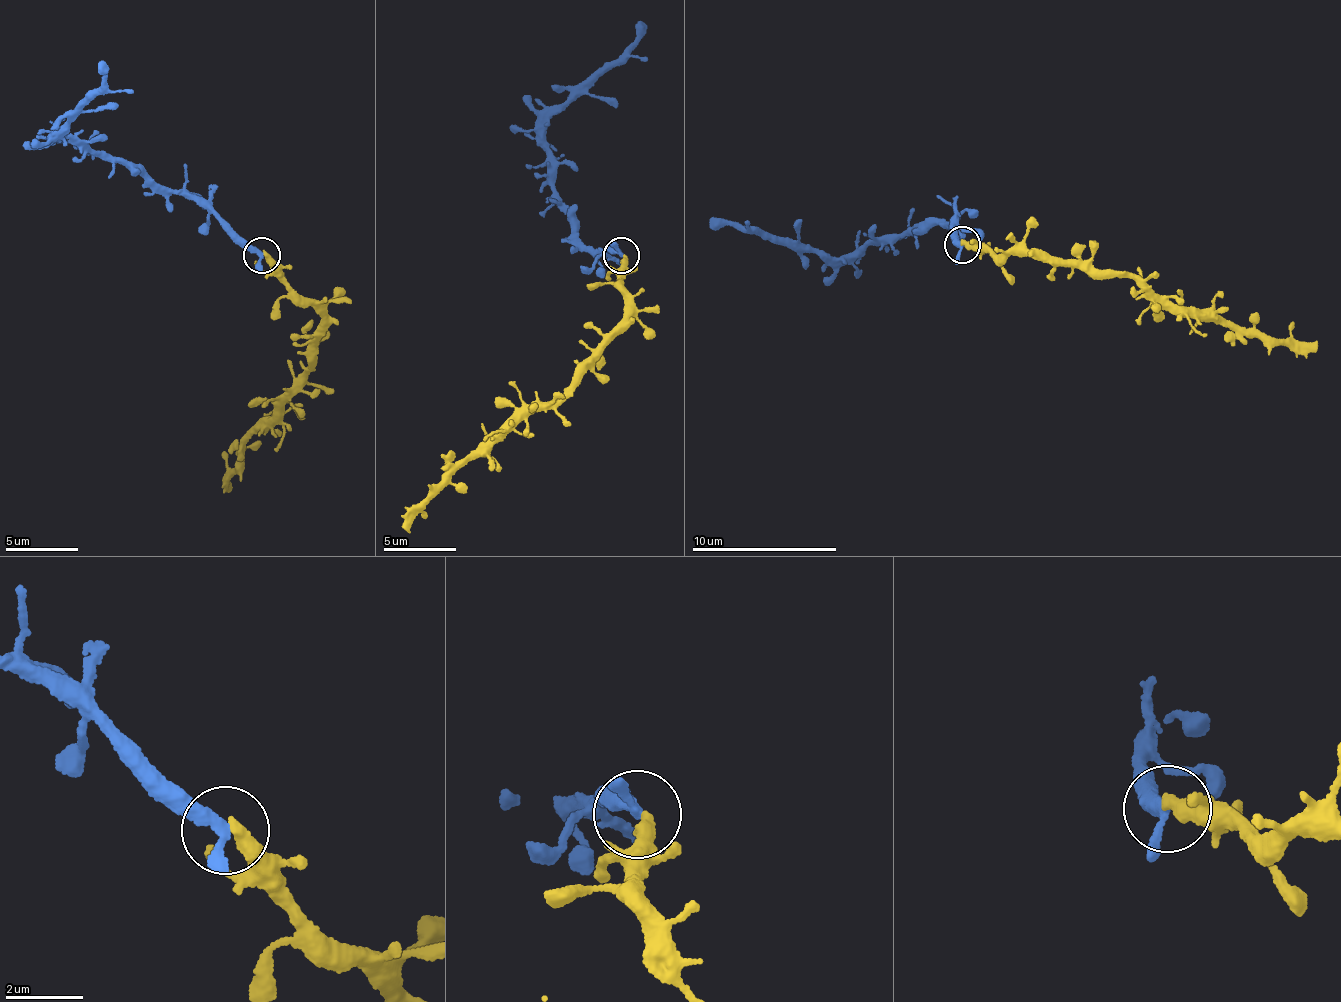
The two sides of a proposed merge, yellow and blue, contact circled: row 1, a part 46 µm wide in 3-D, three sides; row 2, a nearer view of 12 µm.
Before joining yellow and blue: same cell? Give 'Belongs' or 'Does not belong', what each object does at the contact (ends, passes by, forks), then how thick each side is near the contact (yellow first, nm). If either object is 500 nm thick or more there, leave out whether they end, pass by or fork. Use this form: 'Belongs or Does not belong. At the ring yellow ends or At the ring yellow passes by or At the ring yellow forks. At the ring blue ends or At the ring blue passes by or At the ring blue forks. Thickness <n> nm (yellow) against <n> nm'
Belongs. At the ring yellow ends. At the ring blue passes by. Thickness 400 nm (yellow) against 240 nm

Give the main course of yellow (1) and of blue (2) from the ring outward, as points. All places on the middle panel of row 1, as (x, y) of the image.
1: (624, 256), (622, 275), (617, 281), (624, 286), (623, 332), (560, 397), (511, 424), (466, 464), (403, 529)
2: (621, 257), (591, 248), (575, 232), (575, 212), (553, 187), (545, 130), (647, 24)

